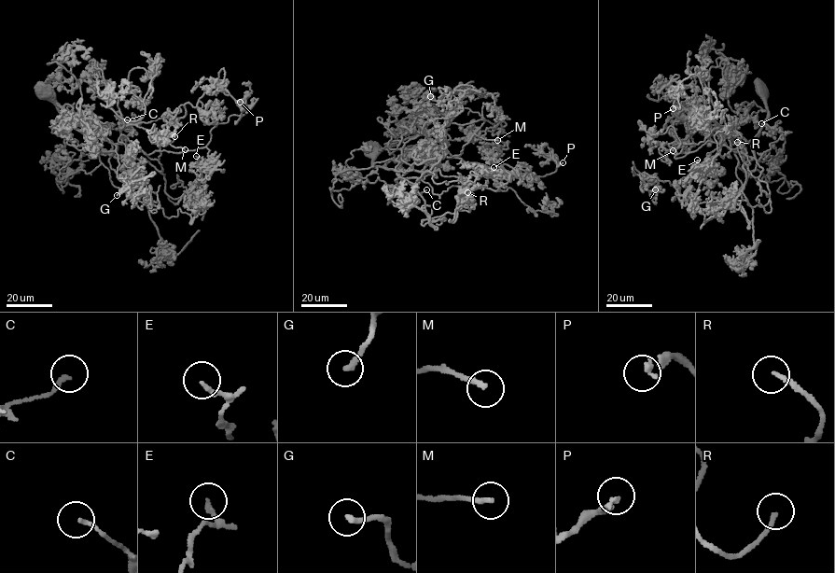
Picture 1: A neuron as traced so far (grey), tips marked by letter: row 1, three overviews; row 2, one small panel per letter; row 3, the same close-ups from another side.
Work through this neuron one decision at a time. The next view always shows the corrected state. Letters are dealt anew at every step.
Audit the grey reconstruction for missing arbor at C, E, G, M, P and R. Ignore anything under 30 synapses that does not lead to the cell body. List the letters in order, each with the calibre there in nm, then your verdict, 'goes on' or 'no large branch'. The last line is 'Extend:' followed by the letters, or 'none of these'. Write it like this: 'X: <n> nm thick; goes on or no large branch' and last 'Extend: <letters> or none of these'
C: 170 nm thick; no large branch
E: 180 nm thick; no large branch
G: 240 nm thick; goes on
M: 200 nm thick; goes on
P: 240 nm thick; no large branch
R: 160 nm thick; goes on
Extend: G, M, R

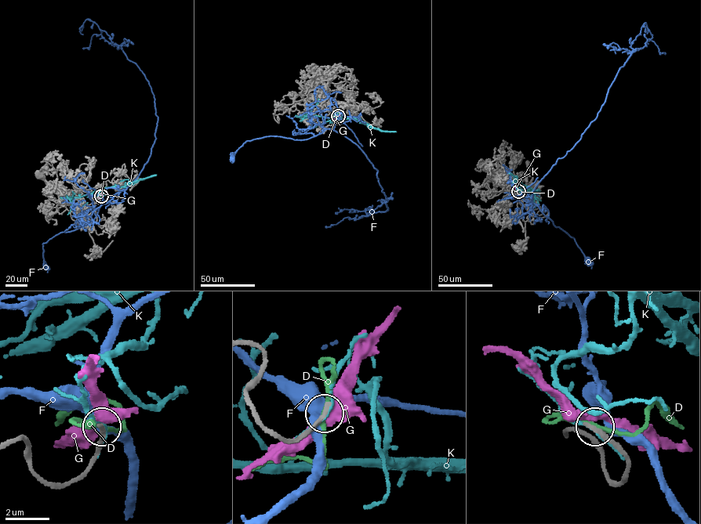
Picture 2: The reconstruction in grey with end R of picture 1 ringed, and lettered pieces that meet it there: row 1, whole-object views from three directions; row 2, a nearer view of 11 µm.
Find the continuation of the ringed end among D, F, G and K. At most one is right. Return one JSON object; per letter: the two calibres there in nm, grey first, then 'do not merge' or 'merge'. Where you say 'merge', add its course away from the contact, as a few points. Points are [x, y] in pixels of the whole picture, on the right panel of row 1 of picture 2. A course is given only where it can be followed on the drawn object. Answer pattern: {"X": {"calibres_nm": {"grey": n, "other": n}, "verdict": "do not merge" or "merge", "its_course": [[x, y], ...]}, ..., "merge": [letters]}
{"D": {"calibres_nm": {"grey": 200, "other": 180}, "verdict": "merge"}, "F": {"calibres_nm": {"grey": 240, "other": 380}, "verdict": "do not merge"}, "G": {"calibres_nm": {"grey": 170, "other": 400}, "verdict": "do not merge"}, "K": {"calibres_nm": {"grey": 180, "other": 150}, "verdict": "do not merge"}, "merge": ["D"]}

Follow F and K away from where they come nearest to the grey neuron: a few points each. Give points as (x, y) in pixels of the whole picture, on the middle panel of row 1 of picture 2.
F: (337, 117), (333, 128), (325, 129), (308, 139), (269, 135), (247, 140), (231, 159)
K: (337, 117), (339, 113), (342, 118), (306, 116), (318, 99)

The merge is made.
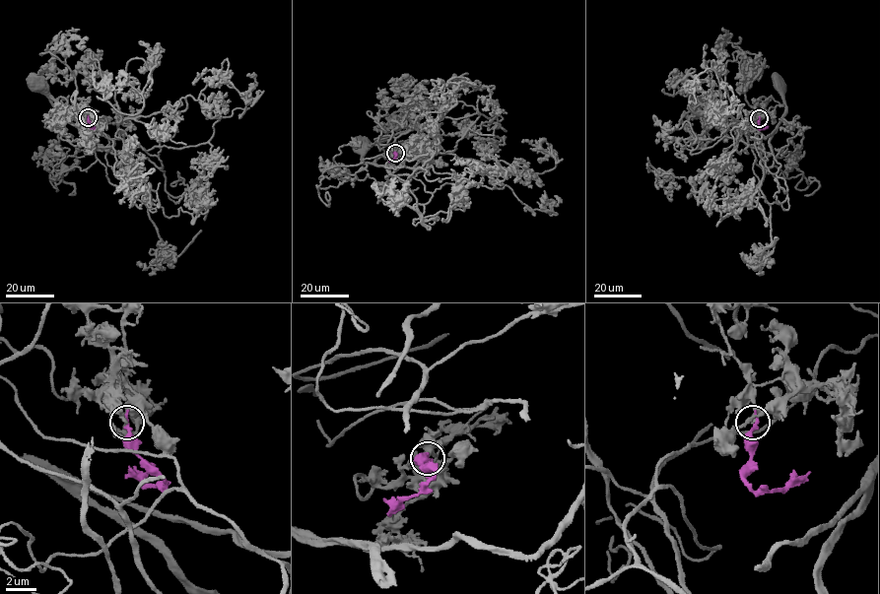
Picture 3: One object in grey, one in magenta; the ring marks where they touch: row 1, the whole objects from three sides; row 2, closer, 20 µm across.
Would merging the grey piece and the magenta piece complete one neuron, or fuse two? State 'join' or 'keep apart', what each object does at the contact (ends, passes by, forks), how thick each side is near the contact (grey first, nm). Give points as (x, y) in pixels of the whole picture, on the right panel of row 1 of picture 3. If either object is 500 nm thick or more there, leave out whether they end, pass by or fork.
keep apart; grey passes by; magenta ends there; 180 nm thick on the grey side, 320 nm on the other

